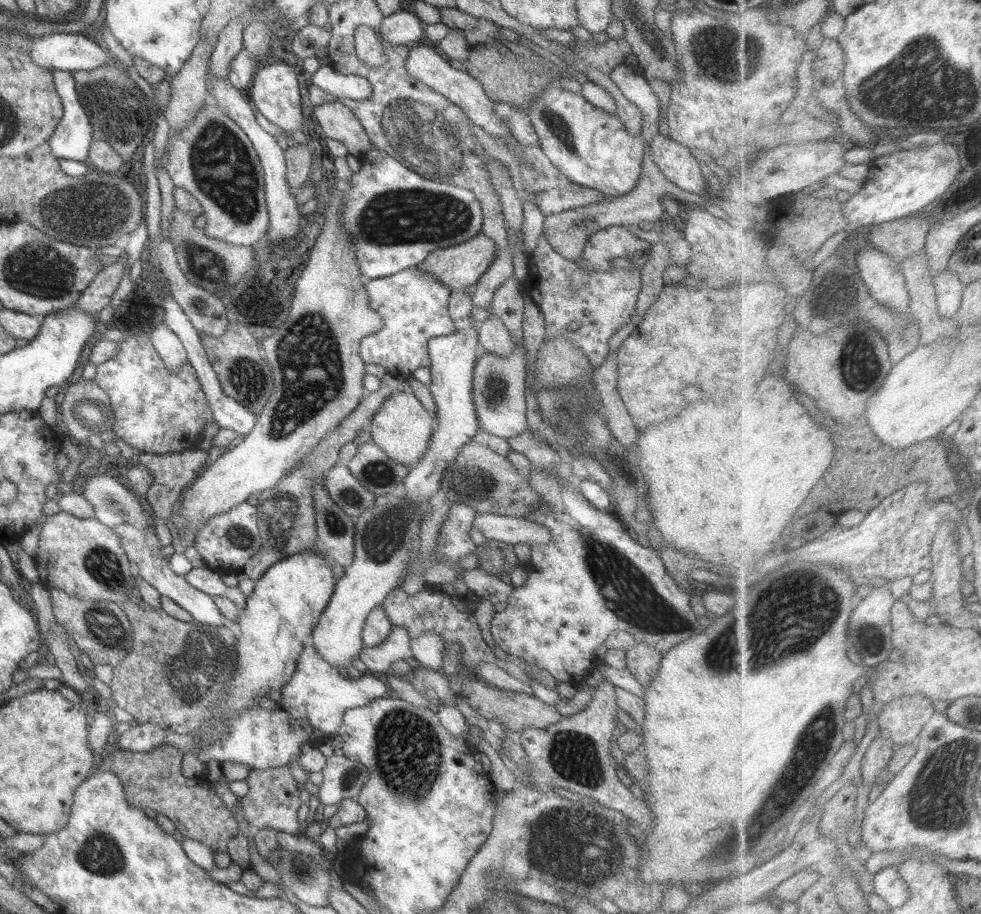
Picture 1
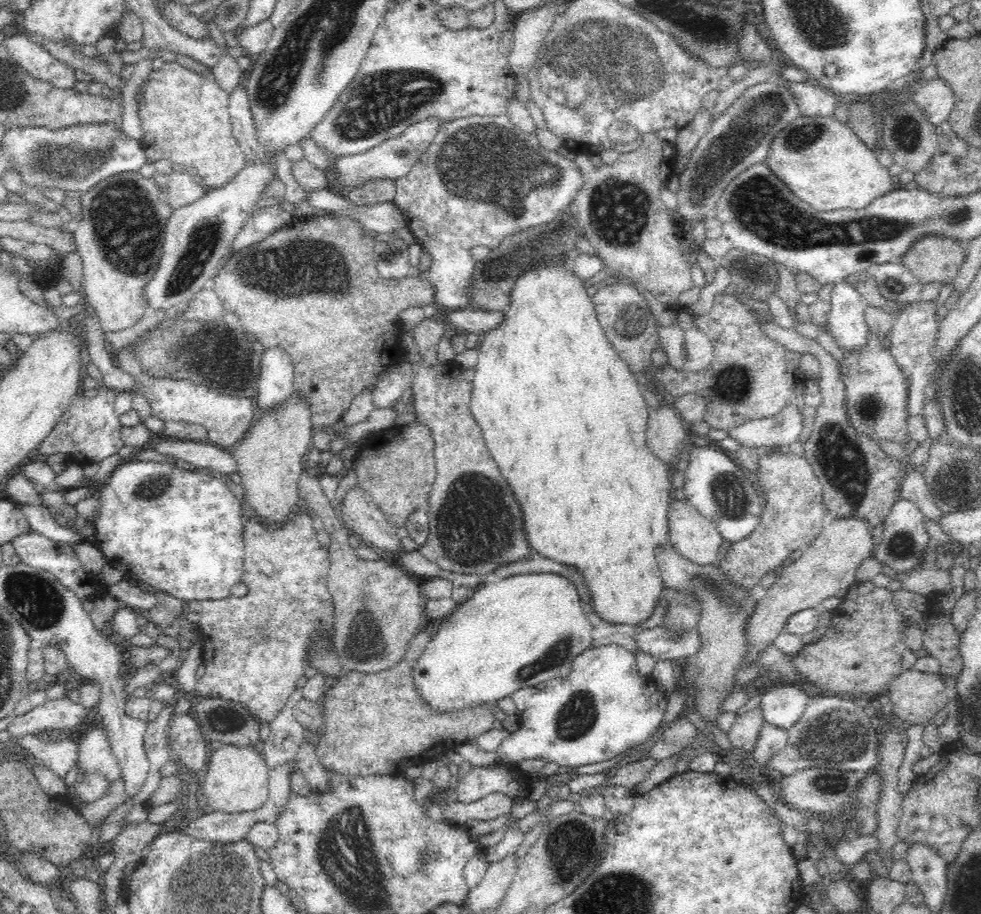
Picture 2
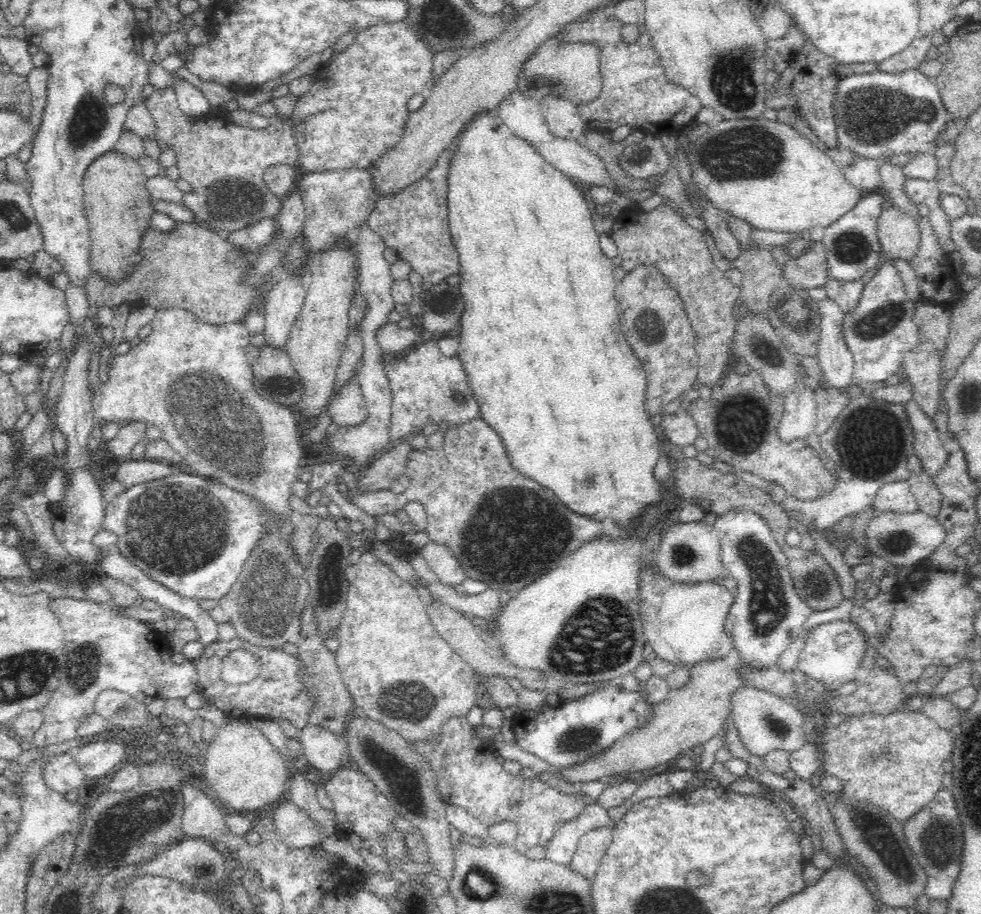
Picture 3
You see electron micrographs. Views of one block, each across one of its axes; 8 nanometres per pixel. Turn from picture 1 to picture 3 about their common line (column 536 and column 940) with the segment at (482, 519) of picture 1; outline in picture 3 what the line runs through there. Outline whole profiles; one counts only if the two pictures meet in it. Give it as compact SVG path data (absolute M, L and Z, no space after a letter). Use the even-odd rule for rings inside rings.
M920 510L913 513L882 511L867 522L864 536L871 554L881 556L893 565L910 566L920 564L930 556L942 544L946 531L937 517L928 516Z

